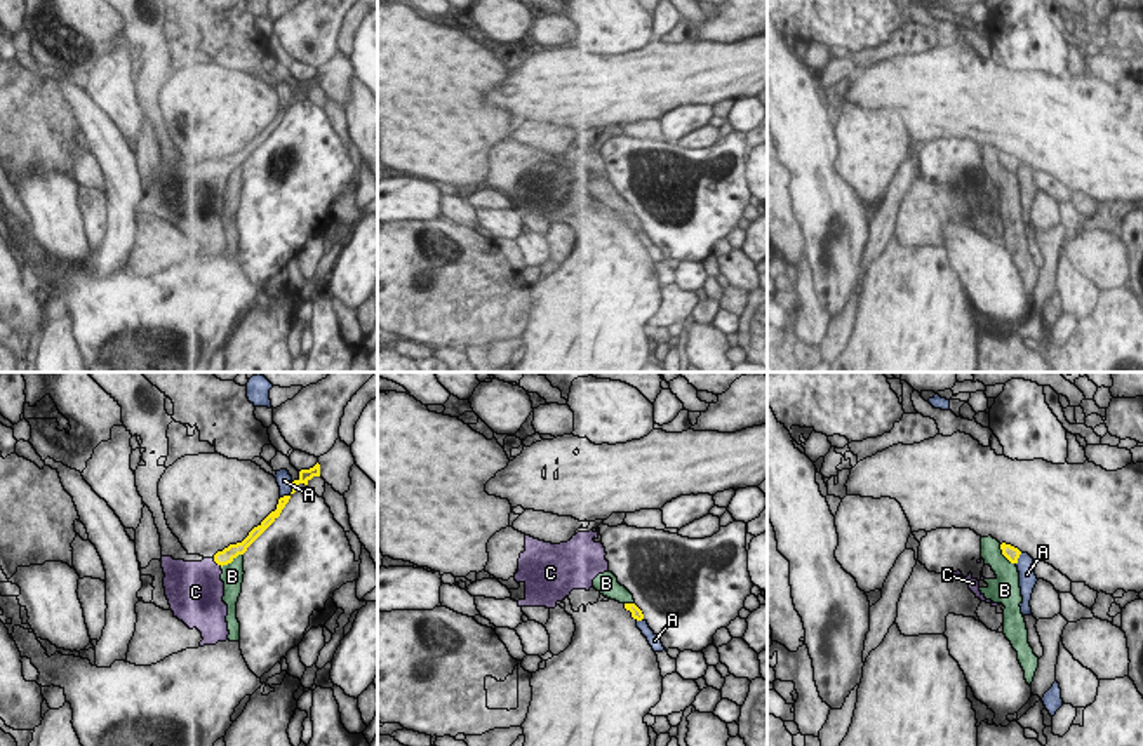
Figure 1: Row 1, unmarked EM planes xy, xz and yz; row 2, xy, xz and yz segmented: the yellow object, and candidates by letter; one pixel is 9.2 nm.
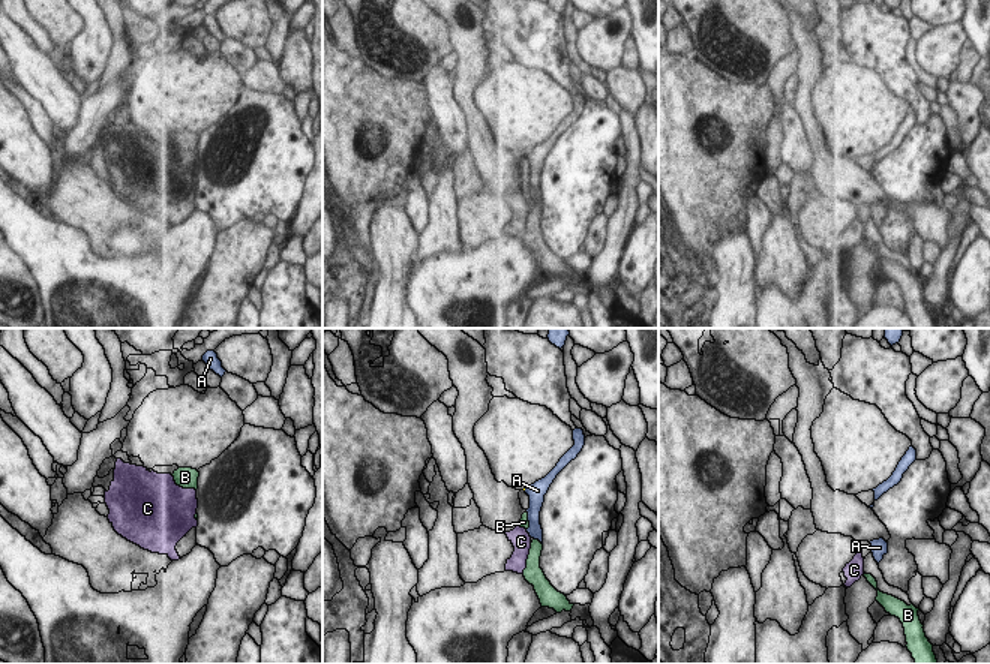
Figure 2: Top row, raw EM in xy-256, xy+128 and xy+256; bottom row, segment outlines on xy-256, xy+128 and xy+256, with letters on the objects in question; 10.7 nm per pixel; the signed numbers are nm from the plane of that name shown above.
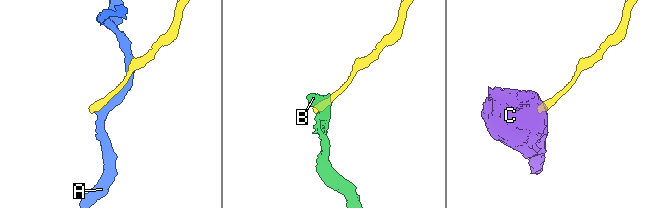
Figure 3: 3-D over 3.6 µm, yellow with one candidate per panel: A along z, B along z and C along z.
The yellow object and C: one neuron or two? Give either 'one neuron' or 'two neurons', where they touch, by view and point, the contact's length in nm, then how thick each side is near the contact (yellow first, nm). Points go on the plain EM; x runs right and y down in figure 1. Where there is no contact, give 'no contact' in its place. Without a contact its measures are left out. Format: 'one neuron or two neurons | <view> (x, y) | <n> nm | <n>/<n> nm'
one neuron | xy (218, 174) | 120 nm | 140/420 nm

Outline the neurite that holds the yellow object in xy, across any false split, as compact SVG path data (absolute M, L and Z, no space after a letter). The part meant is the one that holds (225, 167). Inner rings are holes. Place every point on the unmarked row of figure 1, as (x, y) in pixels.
M291 106L278 110L277 120L271 122L249 146L237 155L217 162L212 169L202 172L174 170L162 167L164 198L174 228L183 231L190 240L202 243L200 257L216 256L228 250L228 216L223 212L224 193L221 177L231 174L280 127Z

